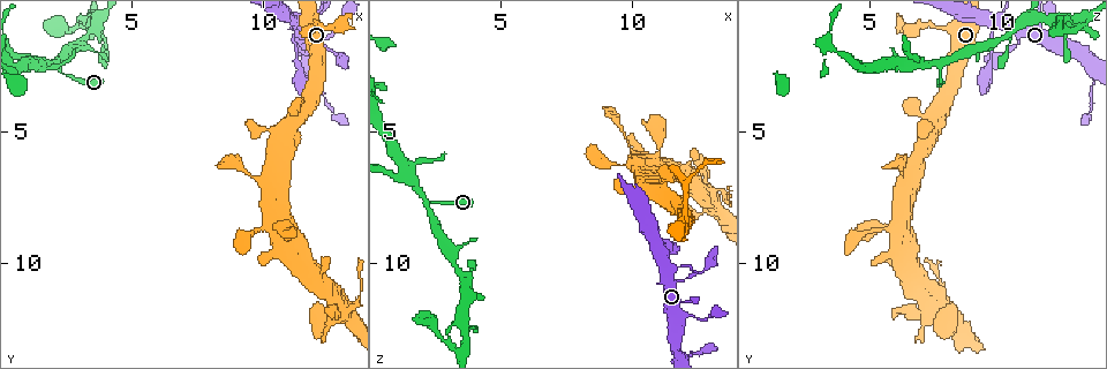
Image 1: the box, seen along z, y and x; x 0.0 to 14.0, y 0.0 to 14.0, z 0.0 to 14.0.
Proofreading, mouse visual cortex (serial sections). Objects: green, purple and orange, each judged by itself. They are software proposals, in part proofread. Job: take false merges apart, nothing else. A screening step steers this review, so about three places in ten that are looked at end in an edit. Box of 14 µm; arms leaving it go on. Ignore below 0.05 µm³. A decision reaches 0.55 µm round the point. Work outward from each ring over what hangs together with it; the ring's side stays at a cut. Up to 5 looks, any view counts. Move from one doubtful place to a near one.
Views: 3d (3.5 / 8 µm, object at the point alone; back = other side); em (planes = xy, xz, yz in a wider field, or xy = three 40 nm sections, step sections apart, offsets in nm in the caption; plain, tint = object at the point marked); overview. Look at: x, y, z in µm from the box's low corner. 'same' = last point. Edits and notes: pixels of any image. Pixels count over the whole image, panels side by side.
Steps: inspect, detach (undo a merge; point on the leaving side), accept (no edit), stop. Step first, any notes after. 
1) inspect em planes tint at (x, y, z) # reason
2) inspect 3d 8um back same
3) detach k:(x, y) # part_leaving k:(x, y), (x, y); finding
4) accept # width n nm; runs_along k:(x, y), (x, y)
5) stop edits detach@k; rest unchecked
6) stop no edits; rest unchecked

inspect 3d 3.5um at (2.2, 2.6, 7.8) # arms part here

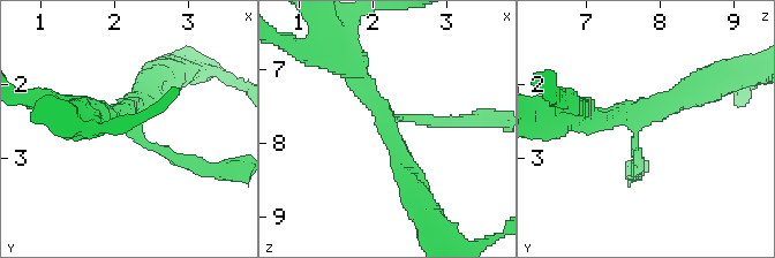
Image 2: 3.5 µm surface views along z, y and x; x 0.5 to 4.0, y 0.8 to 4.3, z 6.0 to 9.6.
inspect em planes tint at (2.20, 2.50, 7.70)

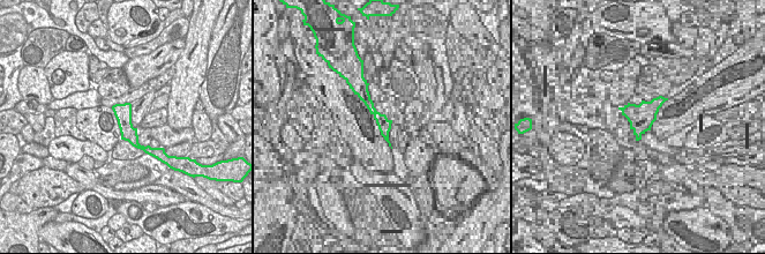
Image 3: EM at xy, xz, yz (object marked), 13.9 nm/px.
accept # width 240 nm; runs_along 3:(115, 107), (133, 140), (149, 150); continuous, no second cell

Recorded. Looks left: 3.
inspect 3d 3.5um back at (12.0, 0.9, 7.1) # three-way junction

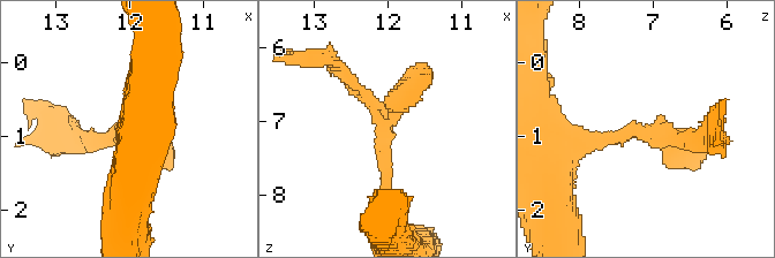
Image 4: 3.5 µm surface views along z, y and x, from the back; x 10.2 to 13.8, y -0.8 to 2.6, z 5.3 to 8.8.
inspect em xy step 1 plain at (12.10, 0.95, 7.05) # arms 3; arm_widths 150, 200, 300 nm

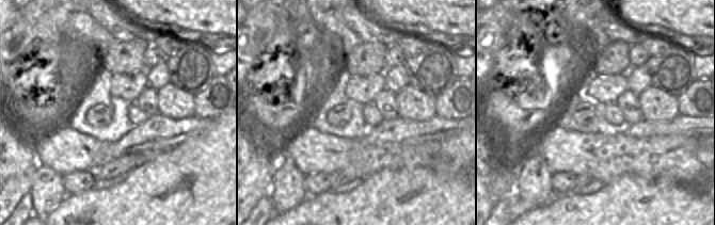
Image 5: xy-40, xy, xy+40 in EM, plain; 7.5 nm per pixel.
inspect em xy step 1 tint same

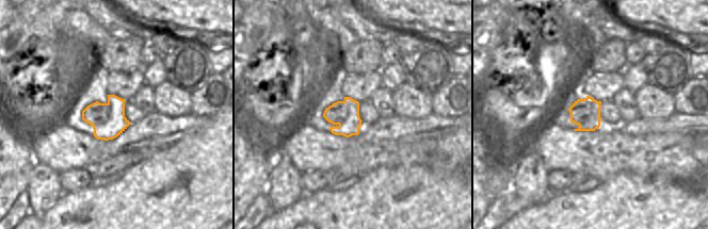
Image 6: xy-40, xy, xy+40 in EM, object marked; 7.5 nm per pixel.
detach 4:(347, 81) # part_leaving 4:(382, 122), (329, 58), (303, 61); a second cell is stuck on

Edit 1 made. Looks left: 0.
stop edits detach@4; rest unchecked

